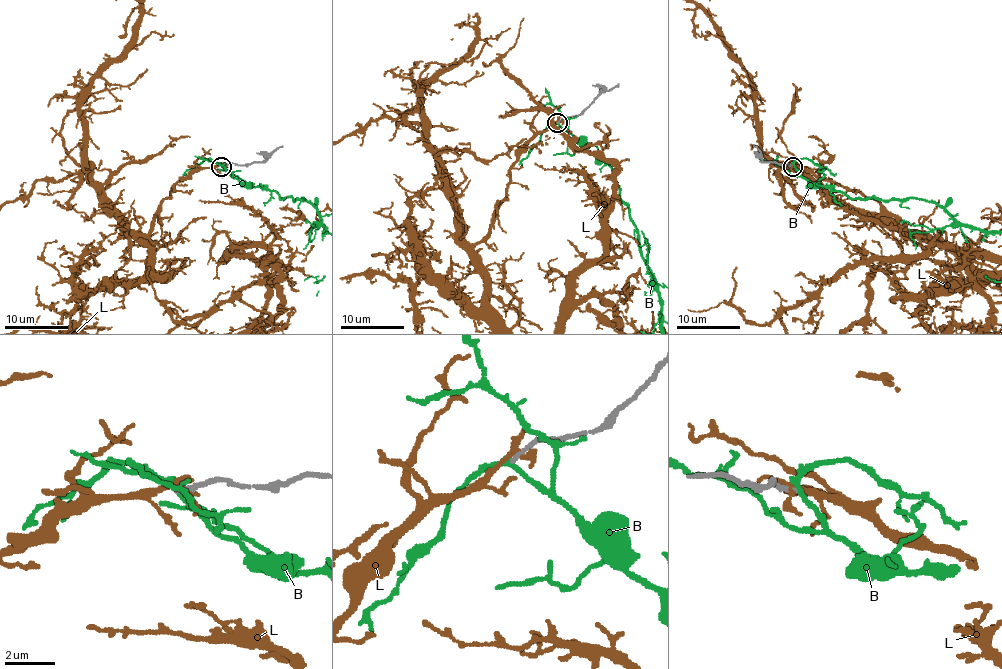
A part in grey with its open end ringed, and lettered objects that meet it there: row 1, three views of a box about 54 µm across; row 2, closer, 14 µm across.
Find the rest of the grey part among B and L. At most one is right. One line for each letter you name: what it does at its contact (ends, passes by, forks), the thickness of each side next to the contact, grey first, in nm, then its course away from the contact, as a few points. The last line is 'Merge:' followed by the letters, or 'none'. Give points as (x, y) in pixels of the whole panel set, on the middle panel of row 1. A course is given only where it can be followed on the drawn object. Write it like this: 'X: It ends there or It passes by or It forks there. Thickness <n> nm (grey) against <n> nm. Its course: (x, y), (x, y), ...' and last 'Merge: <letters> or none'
Merge: none

